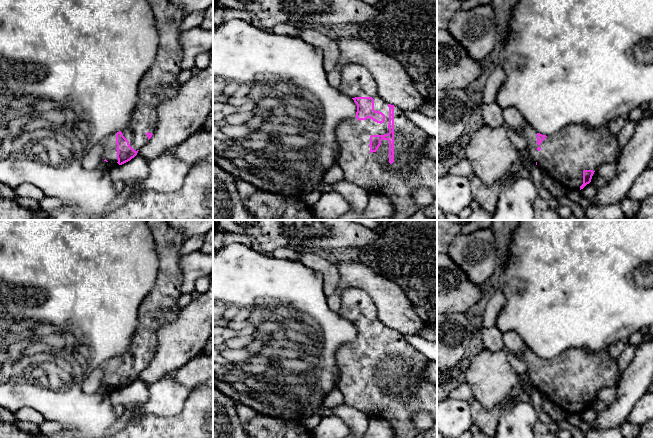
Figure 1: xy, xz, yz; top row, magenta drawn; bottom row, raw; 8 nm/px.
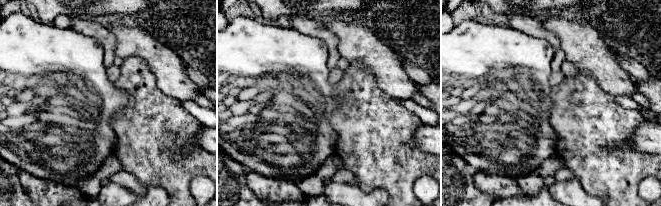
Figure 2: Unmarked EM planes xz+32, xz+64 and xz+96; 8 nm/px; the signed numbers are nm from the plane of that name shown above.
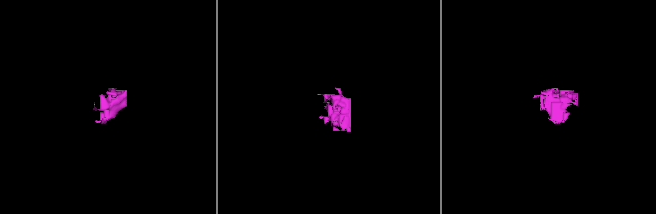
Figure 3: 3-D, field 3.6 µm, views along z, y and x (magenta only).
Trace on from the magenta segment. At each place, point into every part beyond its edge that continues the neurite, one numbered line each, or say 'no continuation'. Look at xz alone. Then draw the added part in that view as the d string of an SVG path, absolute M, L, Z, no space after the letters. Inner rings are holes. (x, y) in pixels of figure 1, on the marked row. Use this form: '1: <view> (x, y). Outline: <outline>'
1: xz (412, 168). Outline: M347 64L341 70L341 83L338 90L351 98L372 97L374 110L385 115L385 121L380 124L372 119L359 121L356 117L340 124L336 128L336 140L339 144L337 165L344 173L344 180L363 188L369 194L379 194L387 197L392 204L392 220L407 220L419 207L413 200L413 190L426 187L432 191L433 202L424 208L423 213L431 220L437 219L437 161L429 158L424 152L428 135L410 121L405 111L394 107L394 162L389 163L389 141L381 140L376 152L370 152L370 136L389 133L389 106L379 95L377 85L369 71L362 65Z

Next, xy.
1: xy (109, 142). Outline: M112 133L106 136L100 141L104 147L102 161L98 165L98 169L108 170L108 167L113 165L114 167L119 164L117 159L117 144L116 133Z

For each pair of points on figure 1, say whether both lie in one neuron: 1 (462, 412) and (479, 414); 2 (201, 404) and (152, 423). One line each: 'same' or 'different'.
1: different
2: same

